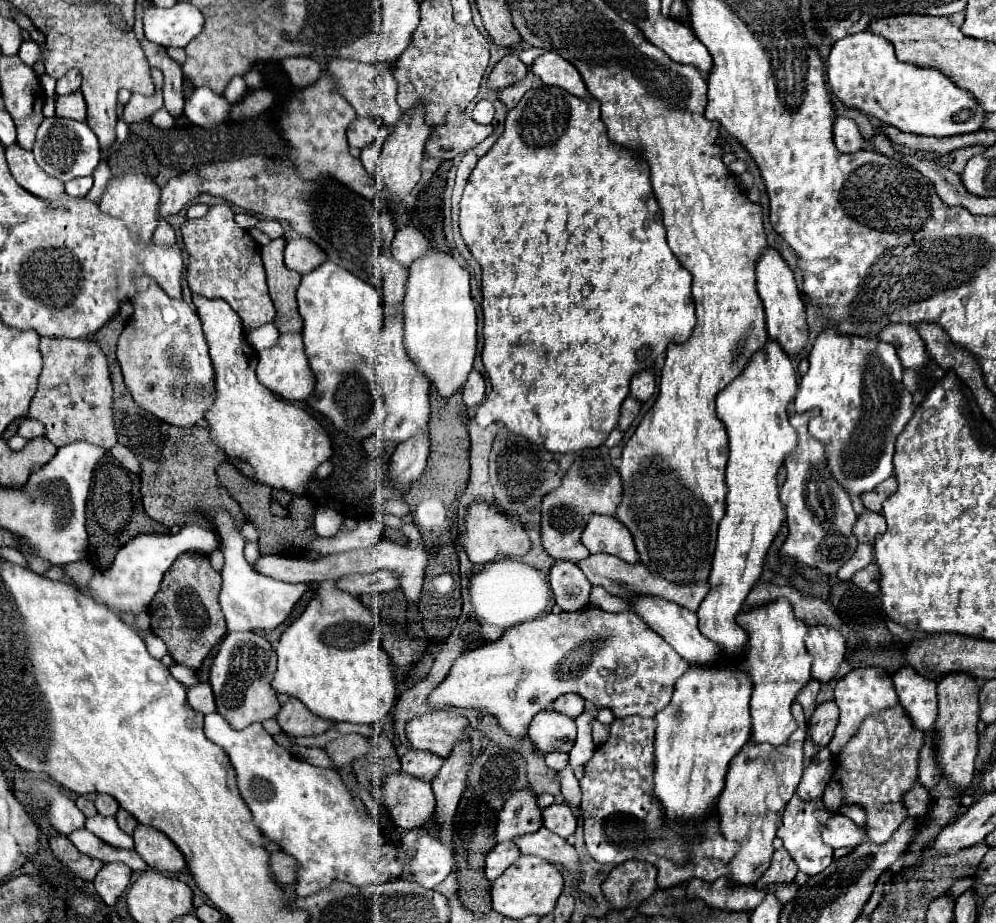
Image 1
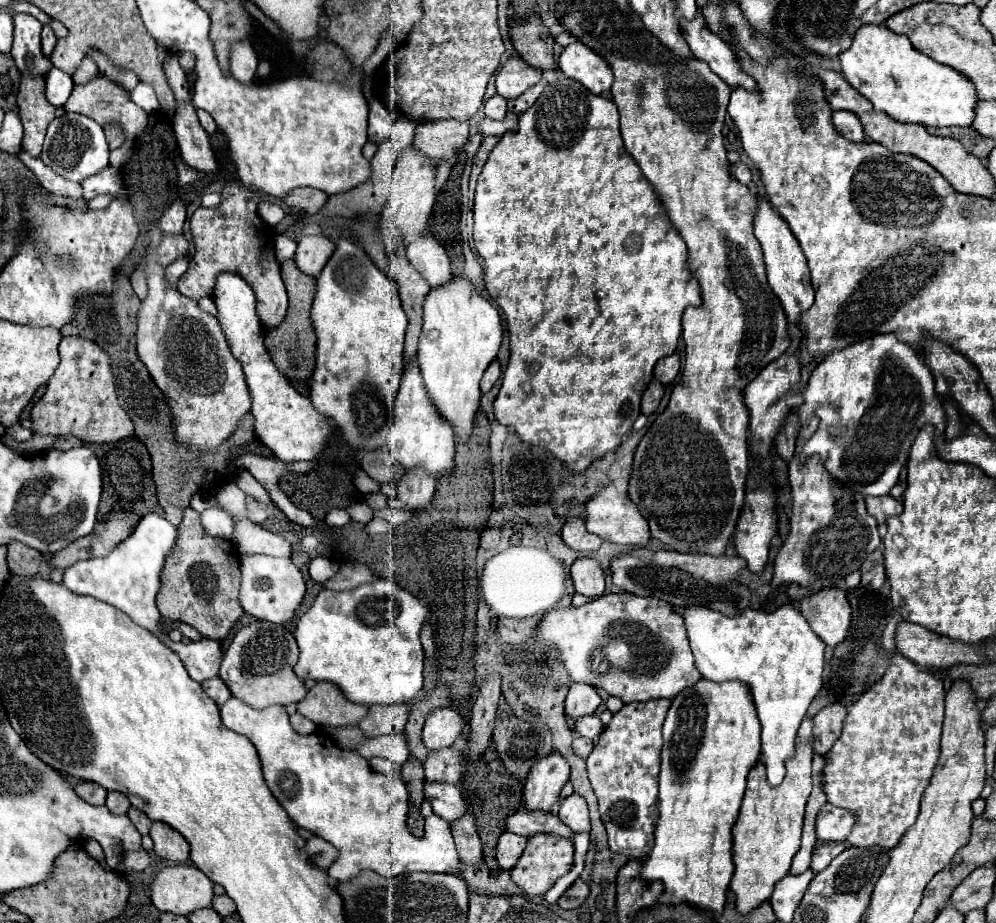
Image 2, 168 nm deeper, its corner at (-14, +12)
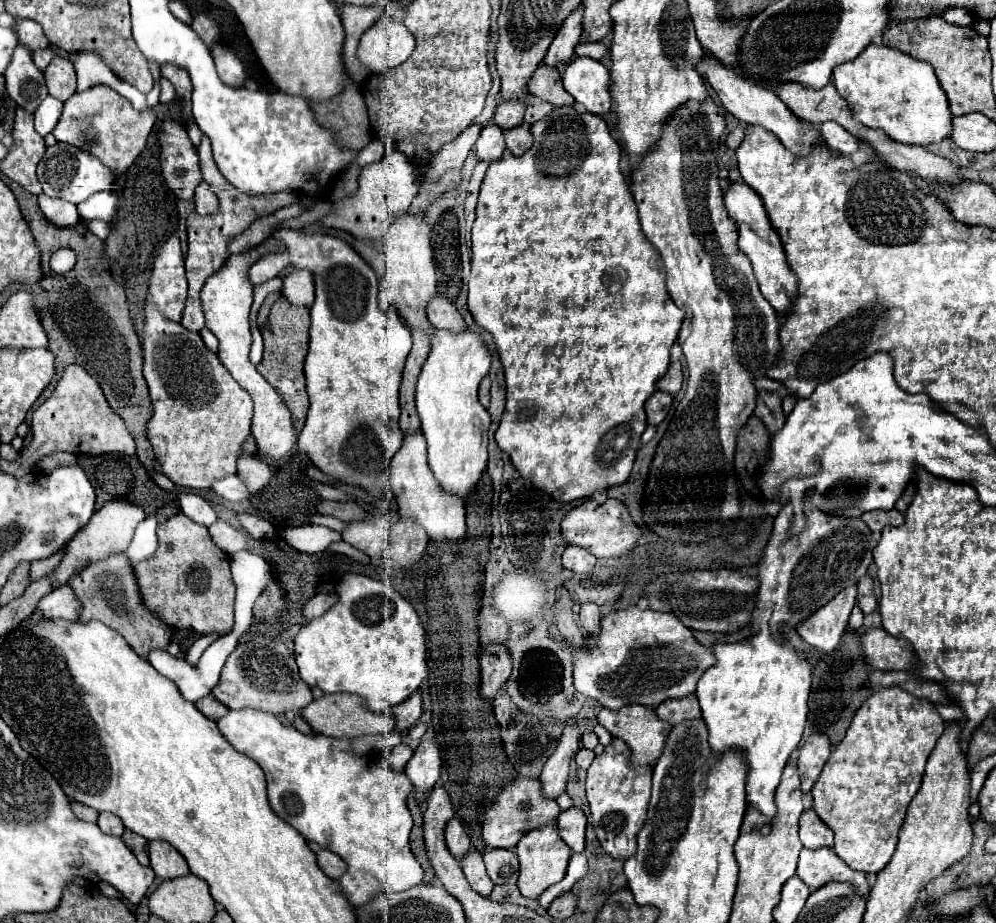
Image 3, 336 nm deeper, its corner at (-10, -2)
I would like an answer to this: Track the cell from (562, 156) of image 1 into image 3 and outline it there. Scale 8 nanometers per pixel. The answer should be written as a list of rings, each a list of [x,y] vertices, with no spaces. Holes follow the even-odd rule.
[[[566,106],[566,108],[558,108],[554,110],[552,114],[548,114],[548,118],[536,122],[532,126],[532,132],[534,132],[534,146],[524,154],[524,156],[514,156],[512,152],[506,152],[502,156],[502,160],[496,160],[488,166],[488,172],[484,176],[484,182],[482,182],[482,188],[480,188],[480,198],[478,198],[478,208],[476,208],[476,222],[472,226],[472,274],[468,281],[468,310],[476,322],[476,326],[484,328],[486,332],[490,332],[494,336],[494,344],[496,344],[496,352],[502,360],[502,366],[504,366],[504,374],[506,374],[506,410],[504,410],[504,416],[502,416],[502,422],[496,430],[496,442],[498,442],[498,448],[504,450],[514,468],[520,472],[520,476],[534,484],[536,488],[544,490],[552,500],[556,502],[572,502],[572,500],[580,500],[580,498],[592,498],[592,494],[596,492],[606,492],[608,488],[612,486],[618,486],[618,484],[624,484],[632,472],[632,464],[636,460],[636,450],[638,450],[638,444],[640,444],[640,436],[644,434],[646,430],[646,412],[644,412],[644,402],[656,392],[656,382],[662,378],[662,374],[668,370],[668,364],[670,364],[670,346],[674,344],[676,336],[678,336],[678,330],[682,326],[682,320],[684,320],[684,312],[672,302],[672,298],[668,298],[668,290],[666,290],[666,284],[664,284],[664,264],[662,264],[662,258],[658,254],[658,250],[648,242],[648,238],[644,238],[644,232],[640,230],[640,222],[638,222],[638,210],[636,210],[636,204],[634,204],[634,198],[632,198],[632,192],[630,192],[630,186],[626,182],[626,178],[622,176],[620,172],[620,146],[618,142],[610,136],[610,130],[606,126],[606,122],[596,116],[596,114],[590,114],[586,110],[578,110],[576,106]]]

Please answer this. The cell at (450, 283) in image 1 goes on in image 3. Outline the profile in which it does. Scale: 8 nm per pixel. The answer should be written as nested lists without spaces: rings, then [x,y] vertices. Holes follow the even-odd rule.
[[[436,330],[432,336],[432,350],[428,360],[424,362],[422,374],[416,384],[416,408],[422,422],[422,432],[428,440],[428,466],[434,478],[446,492],[458,494],[462,500],[476,490],[482,472],[488,464],[488,428],[490,414],[478,402],[478,384],[490,370],[490,352],[484,346],[480,334],[466,330],[464,334],[450,334],[444,330]]]

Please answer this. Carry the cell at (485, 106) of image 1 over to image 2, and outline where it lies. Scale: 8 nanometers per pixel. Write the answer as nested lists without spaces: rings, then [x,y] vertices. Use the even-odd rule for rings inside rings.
[[[494,94],[492,98],[488,98],[484,102],[484,114],[486,114],[486,118],[502,120],[506,116],[506,100],[500,94]]]

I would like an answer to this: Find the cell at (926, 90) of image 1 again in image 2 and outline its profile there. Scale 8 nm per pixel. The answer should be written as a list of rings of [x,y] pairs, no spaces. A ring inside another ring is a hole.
[[[864,24],[856,30],[854,42],[840,56],[840,68],[848,84],[868,98],[876,110],[900,122],[924,126],[972,126],[978,96],[974,84],[950,66],[938,64],[914,50],[904,34],[892,32],[886,24]]]

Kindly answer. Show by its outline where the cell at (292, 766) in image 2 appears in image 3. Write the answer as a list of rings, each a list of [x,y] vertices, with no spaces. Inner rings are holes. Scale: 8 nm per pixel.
[[[242,708],[242,710],[230,710],[224,718],[218,720],[218,728],[222,732],[222,736],[242,754],[250,756],[252,760],[256,760],[260,764],[260,768],[264,770],[266,774],[266,780],[268,780],[268,802],[272,806],[272,810],[284,820],[288,822],[290,826],[294,826],[306,840],[312,840],[312,842],[318,842],[322,848],[338,854],[346,864],[348,864],[348,870],[344,872],[344,876],[340,878],[340,884],[344,888],[344,894],[348,896],[348,900],[354,904],[354,906],[362,906],[366,902],[370,902],[376,894],[380,892],[402,892],[402,890],[408,890],[412,886],[418,886],[422,882],[422,866],[416,862],[412,850],[410,850],[410,842],[408,842],[408,836],[410,836],[410,812],[408,812],[408,806],[406,806],[406,796],[412,792],[412,784],[408,782],[408,776],[404,772],[394,772],[388,764],[388,758],[376,758],[376,760],[370,760],[366,756],[358,756],[350,750],[350,744],[352,740],[348,738],[332,738],[332,736],[324,736],[324,734],[302,734],[298,732],[294,726],[290,724],[282,724],[274,714],[268,714],[268,712],[260,712],[260,710],[252,710],[252,708]]]

